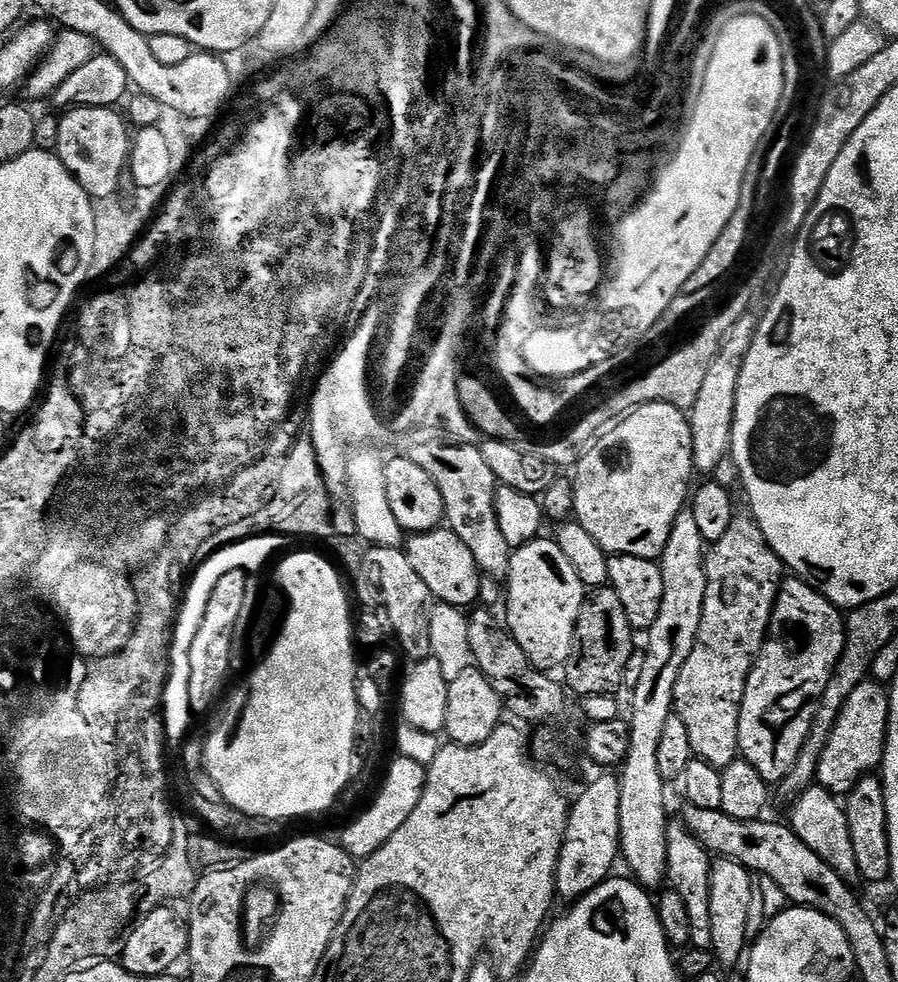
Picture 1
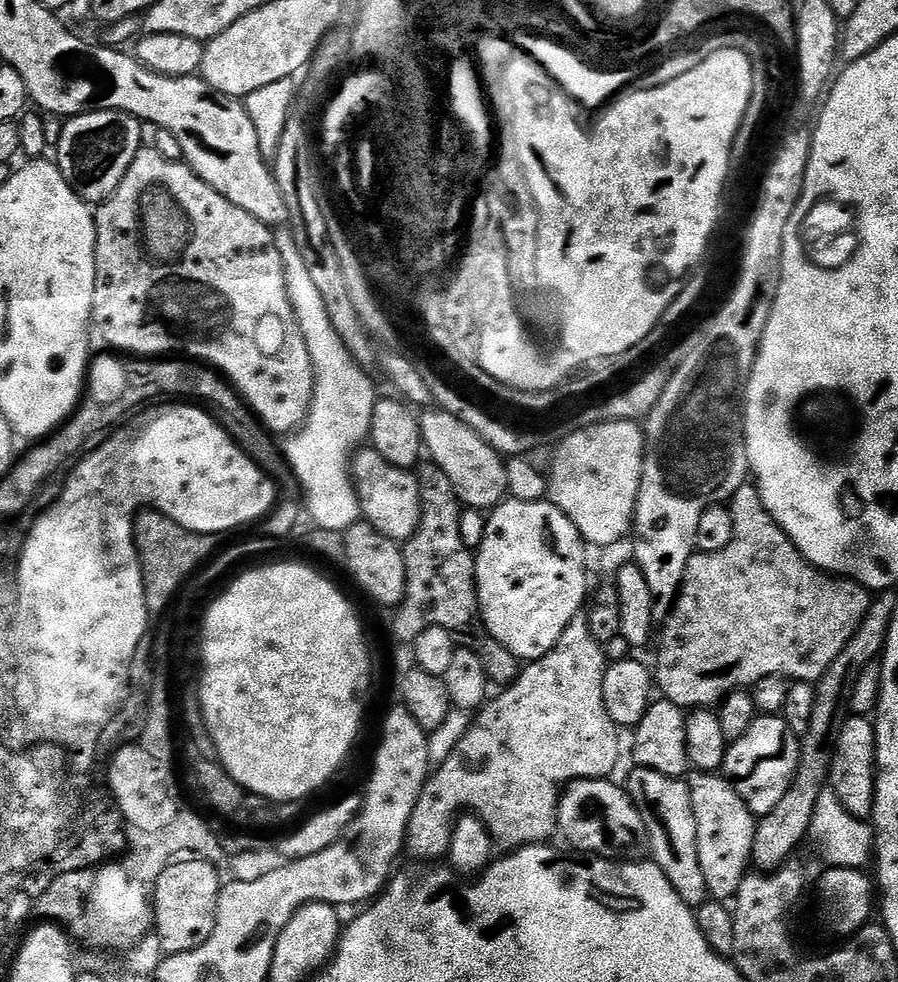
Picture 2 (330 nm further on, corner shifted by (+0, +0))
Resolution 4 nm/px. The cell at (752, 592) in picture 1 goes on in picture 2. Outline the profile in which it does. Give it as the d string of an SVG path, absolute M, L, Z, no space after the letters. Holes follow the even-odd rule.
M744 483L731 498L730 507L734 518L734 538L730 538L730 546L717 552L697 551L688 560L684 571L684 582L680 586L675 604L672 605L668 619L663 621L664 637L660 640L660 653L656 656L654 664L654 680L662 691L663 699L677 704L685 710L708 710L719 705L725 697L737 690L748 690L756 685L762 678L782 676L789 681L811 680L817 682L826 674L827 668L842 653L843 647L851 640L851 636L858 630L859 624L866 618L871 608L873 597L869 589L856 580L849 580L843 576L823 572L816 565L811 564L796 548L796 543L782 531L775 518L768 512L764 500L760 497L760 490L755 483Z

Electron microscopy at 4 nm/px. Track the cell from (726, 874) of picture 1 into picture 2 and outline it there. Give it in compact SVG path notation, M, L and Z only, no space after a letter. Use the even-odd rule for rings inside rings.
M696 774L693 777L690 787L696 815L698 862L702 862L702 875L706 878L709 897L728 902L735 897L745 876L749 875L758 820L723 775Z

